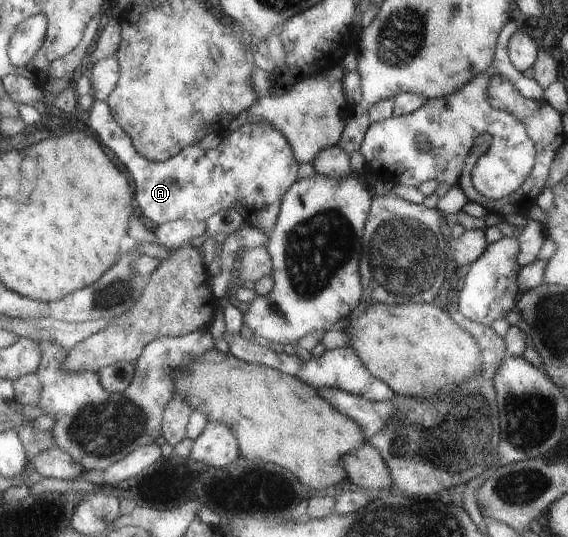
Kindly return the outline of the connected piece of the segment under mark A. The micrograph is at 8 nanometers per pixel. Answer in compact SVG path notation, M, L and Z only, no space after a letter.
M94 100L88 116L85 124L98 135L100 143L110 149L124 164L131 179L134 179L134 199L138 203L141 214L157 225L174 219L203 221L204 218L210 218L222 209L230 209L242 212L248 223L256 227L261 234L267 234L272 230L278 217L282 197L294 181L298 180L299 164L292 157L288 141L278 129L272 127L272 123L265 120L249 118L249 122L244 123L240 129L226 133L221 143L210 151L200 151L196 145L190 144L172 158L162 162L152 162L134 148L130 135L118 125L106 102Z

